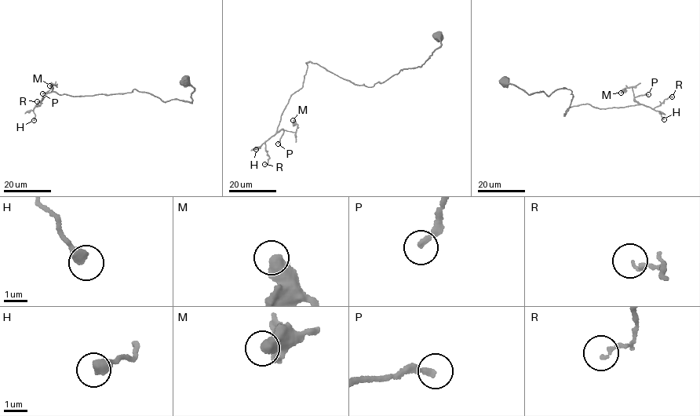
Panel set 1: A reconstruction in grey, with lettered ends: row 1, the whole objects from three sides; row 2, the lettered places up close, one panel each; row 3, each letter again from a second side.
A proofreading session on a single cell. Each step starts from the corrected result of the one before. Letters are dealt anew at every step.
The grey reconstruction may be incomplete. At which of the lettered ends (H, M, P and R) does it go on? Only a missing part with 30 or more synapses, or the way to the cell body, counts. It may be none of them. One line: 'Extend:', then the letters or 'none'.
Extend: P

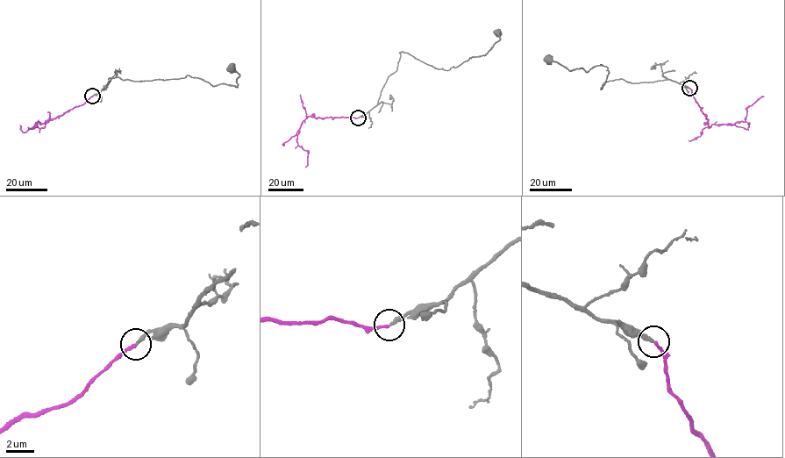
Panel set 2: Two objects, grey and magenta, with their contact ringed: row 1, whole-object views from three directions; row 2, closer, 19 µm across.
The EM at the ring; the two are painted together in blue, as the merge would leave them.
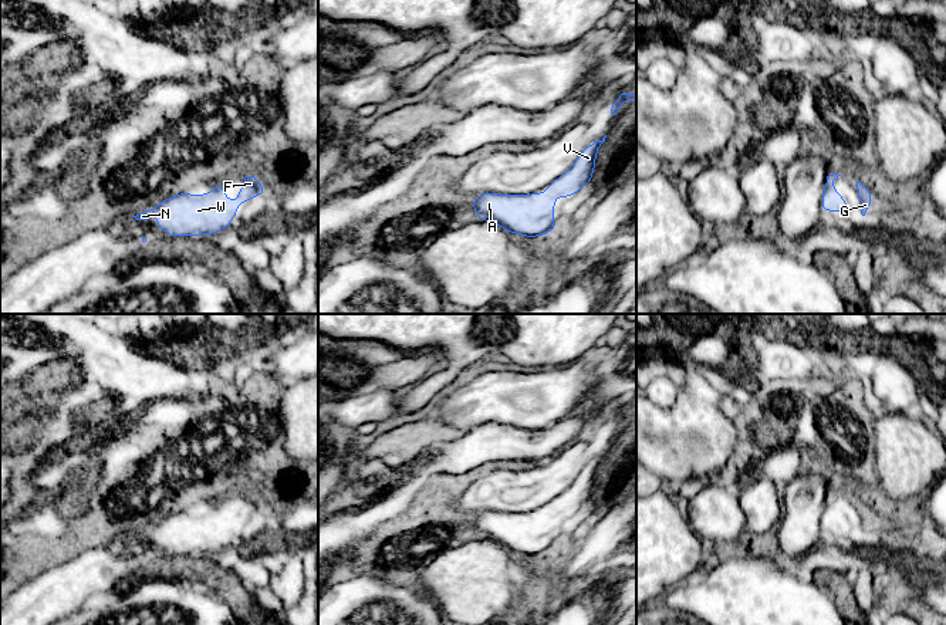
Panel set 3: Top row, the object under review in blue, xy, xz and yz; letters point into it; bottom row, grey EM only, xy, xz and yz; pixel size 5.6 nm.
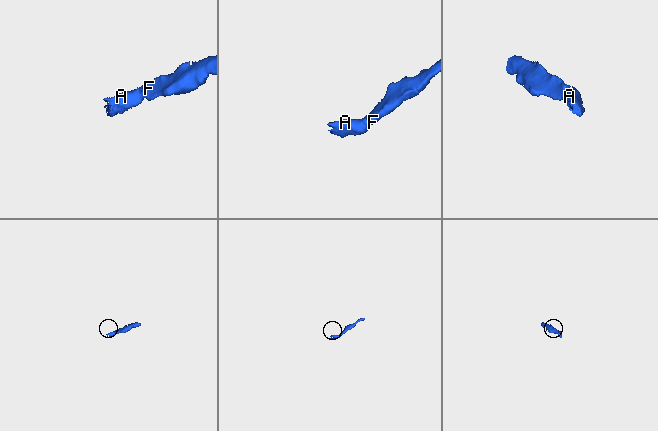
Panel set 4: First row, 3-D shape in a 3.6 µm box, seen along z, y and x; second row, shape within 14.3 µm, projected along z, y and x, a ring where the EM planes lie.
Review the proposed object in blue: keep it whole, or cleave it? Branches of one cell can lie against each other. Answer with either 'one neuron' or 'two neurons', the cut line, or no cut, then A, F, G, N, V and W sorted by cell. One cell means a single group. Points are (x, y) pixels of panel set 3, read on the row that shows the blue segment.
one neuron; cut none; groups A F G N V W

